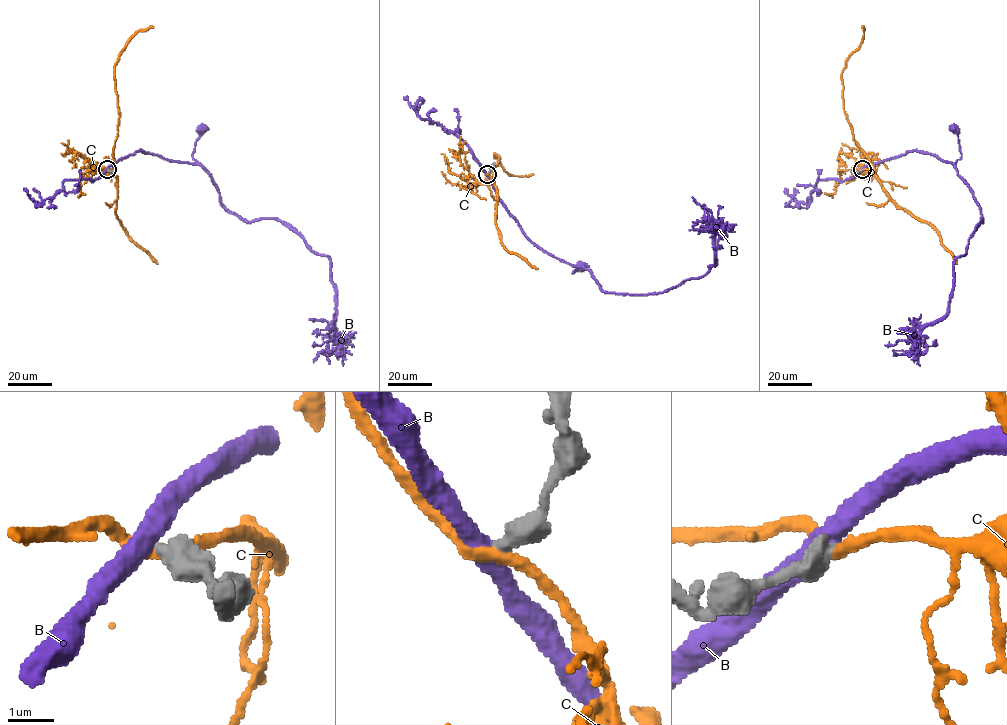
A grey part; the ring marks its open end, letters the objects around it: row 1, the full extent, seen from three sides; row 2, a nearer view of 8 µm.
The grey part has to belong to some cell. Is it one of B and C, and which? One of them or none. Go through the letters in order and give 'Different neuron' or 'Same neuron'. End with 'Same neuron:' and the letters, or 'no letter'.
B: Different neuron
C: Different neuron
Same neuron: no letter

